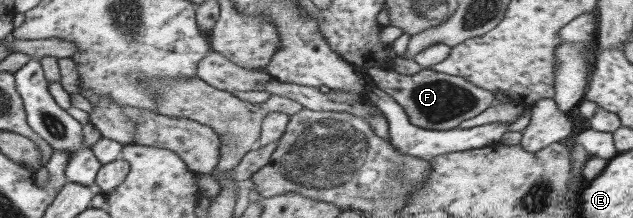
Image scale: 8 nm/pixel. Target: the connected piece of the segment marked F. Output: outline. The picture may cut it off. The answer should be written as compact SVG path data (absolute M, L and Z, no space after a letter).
M370 68L365 71L364 77L400 106L412 126L429 131L458 128L463 120L474 118L490 108L494 99L494 94L487 90L469 85L457 76L441 74L430 68L423 68L413 75L399 74L391 68Z

